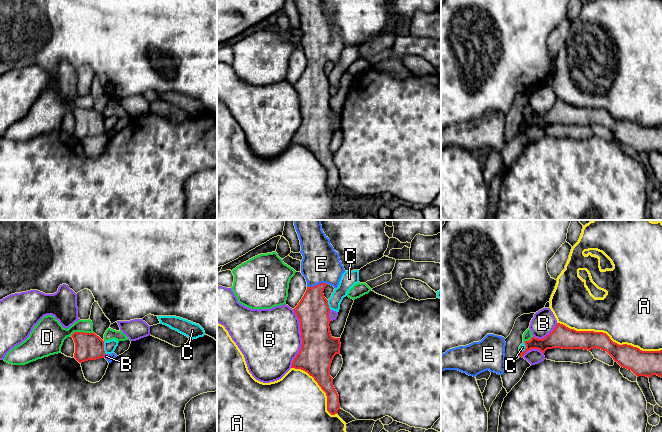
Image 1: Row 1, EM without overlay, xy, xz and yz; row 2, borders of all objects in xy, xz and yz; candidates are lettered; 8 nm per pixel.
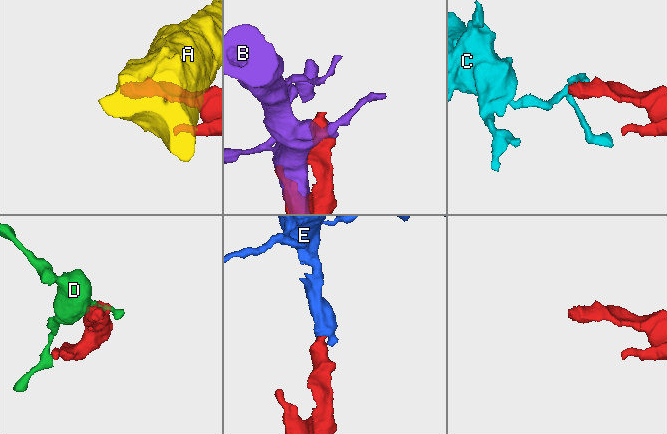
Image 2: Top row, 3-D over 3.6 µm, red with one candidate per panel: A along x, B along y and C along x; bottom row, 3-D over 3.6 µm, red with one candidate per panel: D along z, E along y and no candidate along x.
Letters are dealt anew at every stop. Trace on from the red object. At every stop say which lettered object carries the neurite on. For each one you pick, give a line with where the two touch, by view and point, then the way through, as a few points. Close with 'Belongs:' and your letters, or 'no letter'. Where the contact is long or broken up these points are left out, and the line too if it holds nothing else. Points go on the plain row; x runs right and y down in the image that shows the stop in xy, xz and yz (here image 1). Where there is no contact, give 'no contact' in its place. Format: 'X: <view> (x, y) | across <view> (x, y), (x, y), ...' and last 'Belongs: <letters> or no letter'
E: xz (318, 60) | across xz (313, 86), (314, 66), (318, 60), (318, 48), (321, 40)
Belongs: E

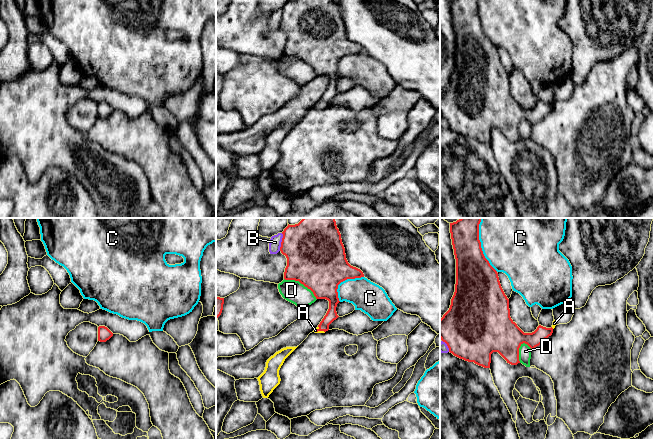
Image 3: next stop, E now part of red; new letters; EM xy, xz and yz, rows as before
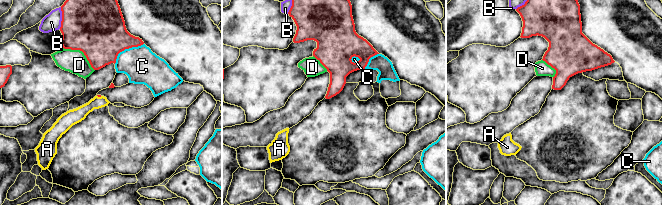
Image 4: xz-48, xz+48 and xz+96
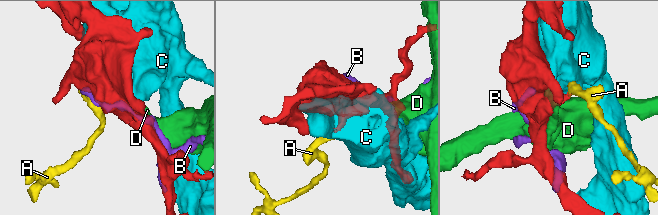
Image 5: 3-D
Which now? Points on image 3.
A: xz (320, 106) | across xz (331, 91), (320, 106), (315, 106)
Belongs: A

